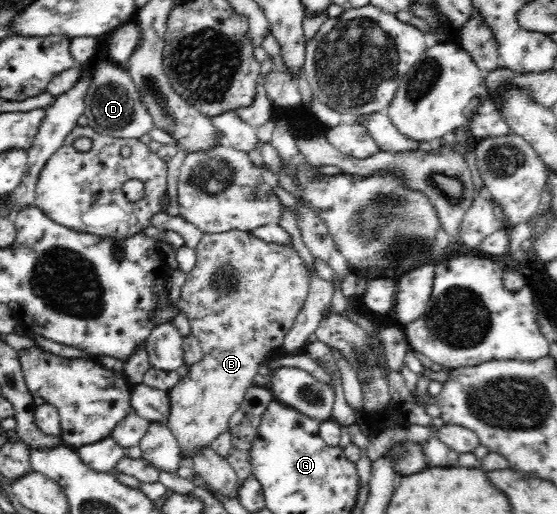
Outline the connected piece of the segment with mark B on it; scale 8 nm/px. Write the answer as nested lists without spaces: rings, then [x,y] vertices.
[[[225,231],[219,234],[203,234],[200,243],[198,243],[193,250],[196,255],[196,262],[191,271],[187,273],[185,284],[181,288],[181,294],[177,301],[177,306],[187,317],[191,327],[191,334],[200,342],[203,356],[201,360],[198,360],[190,366],[188,375],[182,377],[180,382],[172,390],[169,390],[170,419],[168,419],[167,422],[171,433],[174,435],[174,438],[178,440],[178,444],[180,444],[180,450],[182,450],[183,458],[187,463],[189,463],[190,456],[197,450],[210,447],[222,433],[229,432],[229,423],[232,415],[240,409],[240,405],[244,402],[247,391],[253,386],[254,378],[265,371],[265,363],[270,359],[272,351],[283,347],[284,336],[290,331],[308,297],[311,280],[311,275],[309,274],[310,268],[292,246],[268,243],[250,232]]]

